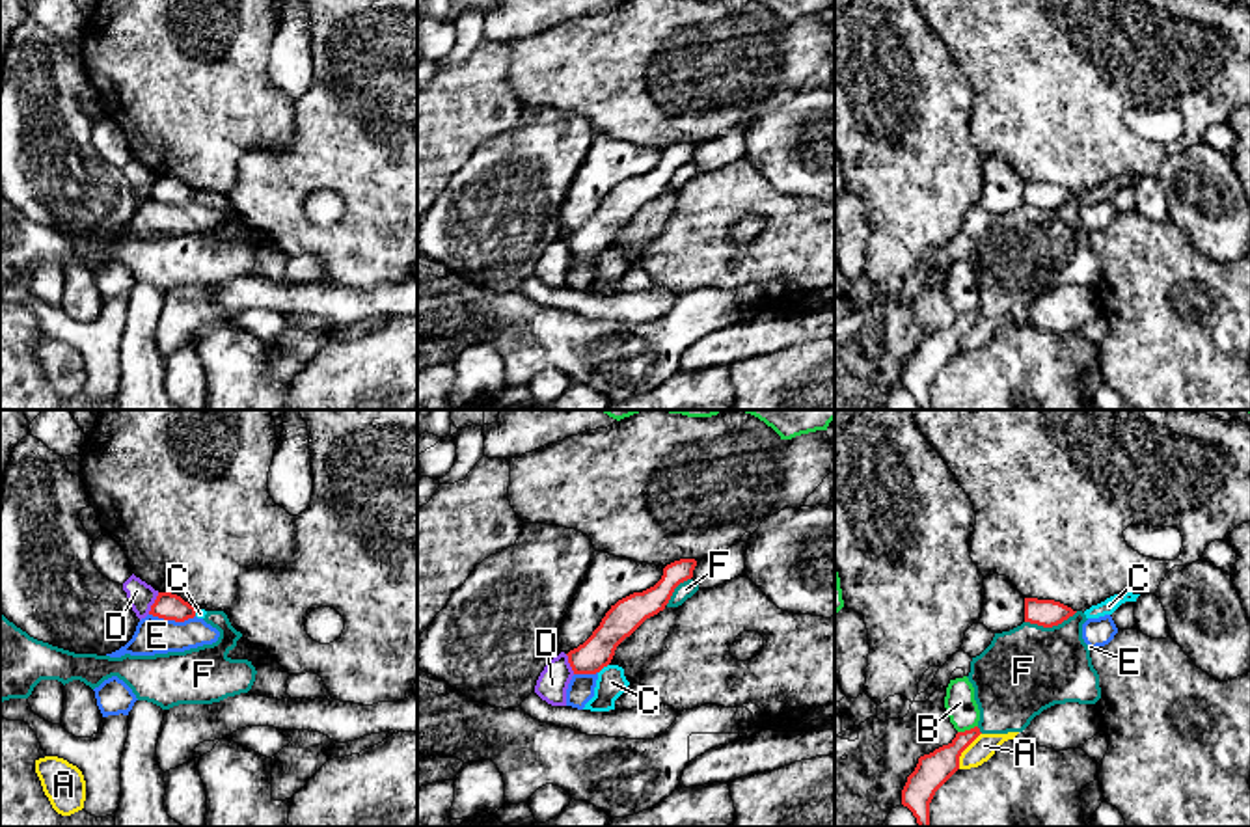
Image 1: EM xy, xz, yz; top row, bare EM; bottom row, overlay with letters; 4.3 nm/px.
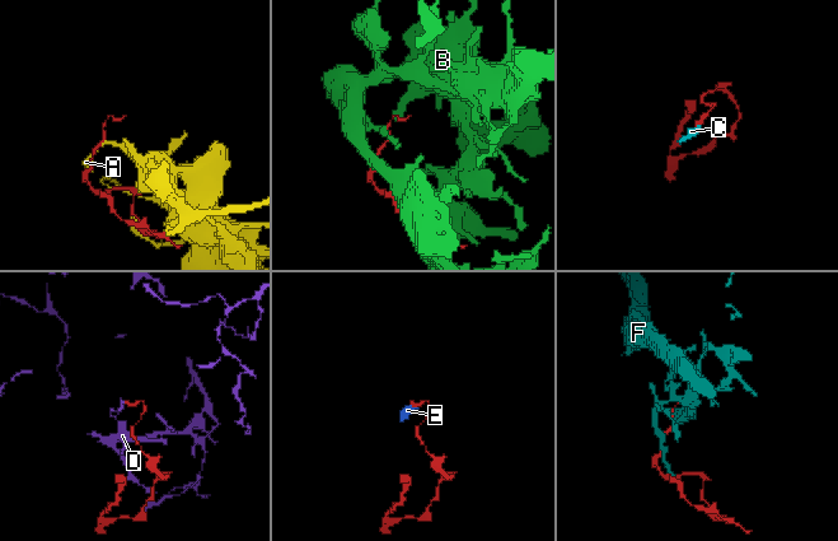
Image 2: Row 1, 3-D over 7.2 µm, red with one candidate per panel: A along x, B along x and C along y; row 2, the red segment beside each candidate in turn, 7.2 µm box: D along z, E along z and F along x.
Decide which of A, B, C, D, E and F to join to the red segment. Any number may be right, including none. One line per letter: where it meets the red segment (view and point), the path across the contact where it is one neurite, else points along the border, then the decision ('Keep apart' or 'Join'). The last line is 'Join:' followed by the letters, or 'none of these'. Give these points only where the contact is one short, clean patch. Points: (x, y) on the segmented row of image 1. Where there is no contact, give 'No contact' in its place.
A: Touches red at yz (964, 749). Keep apart
B: Touches red at yz (967, 731). Boundary: yz (977, 725), (958, 732). Keep apart
C: Touches red at xz (602, 667). Boundary: xz (608, 664), (598, 673). Keep apart
D: Touches red at xy (153, 604). Boundary: xy (159, 593), (148, 613). Keep apart
E: Touches red at xy (172, 619). Boundary: xy (149, 613), (176, 621), (194, 617). Keep apart
F: Touches red at yz (1051, 626). Keep apart
Join: none of these

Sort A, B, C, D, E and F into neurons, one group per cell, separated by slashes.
A / B / C E F / D

